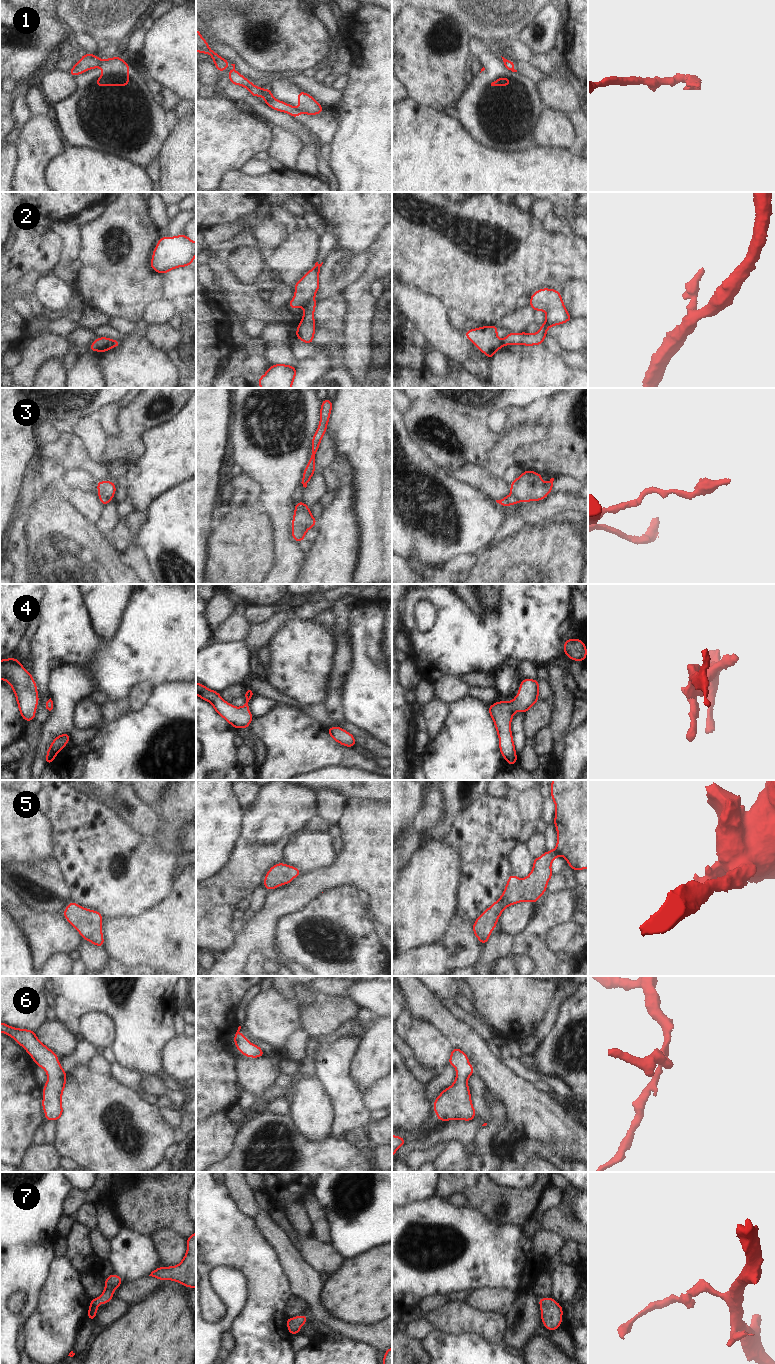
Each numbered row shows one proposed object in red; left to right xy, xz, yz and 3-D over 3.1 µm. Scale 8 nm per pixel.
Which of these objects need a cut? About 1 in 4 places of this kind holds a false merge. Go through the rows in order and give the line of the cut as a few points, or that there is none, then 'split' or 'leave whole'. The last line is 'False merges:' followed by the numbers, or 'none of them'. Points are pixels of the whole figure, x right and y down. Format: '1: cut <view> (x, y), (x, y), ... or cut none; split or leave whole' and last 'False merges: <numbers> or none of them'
1: cut xy (100, 61), (94, 67); split
2: cut xz (312, 299), (305, 307); split
3: cut xy (99, 495), (104, 495), (111, 499); split
4: cut none; leave whole
5: cut none; leave whole
6: cut none; leave whole
7: cut none; leave whole
False merges: 1, 2, 3

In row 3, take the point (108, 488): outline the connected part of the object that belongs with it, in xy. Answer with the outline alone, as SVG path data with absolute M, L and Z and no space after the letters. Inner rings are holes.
M97 481L98 496L105 496L113 499L116 493L116 485L112 481Z

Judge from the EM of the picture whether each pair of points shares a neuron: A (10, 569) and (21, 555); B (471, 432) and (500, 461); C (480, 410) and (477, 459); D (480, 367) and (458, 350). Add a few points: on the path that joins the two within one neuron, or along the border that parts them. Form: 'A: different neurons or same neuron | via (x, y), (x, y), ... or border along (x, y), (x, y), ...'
A: different neurons | border along (10, 559), (15, 566), (15, 573)
B: different neurons | border along (499, 434), (499, 440), (490, 452), (487, 469)
C: different neurons | border along (456, 414), (485, 422)
D: different neurons | border along (480, 351), (470, 357), (463, 366)

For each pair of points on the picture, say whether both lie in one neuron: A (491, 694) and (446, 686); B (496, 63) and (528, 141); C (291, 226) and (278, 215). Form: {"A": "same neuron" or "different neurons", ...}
{"A": "same neuron", "B": "same neuron", "C": "same neuron"}

